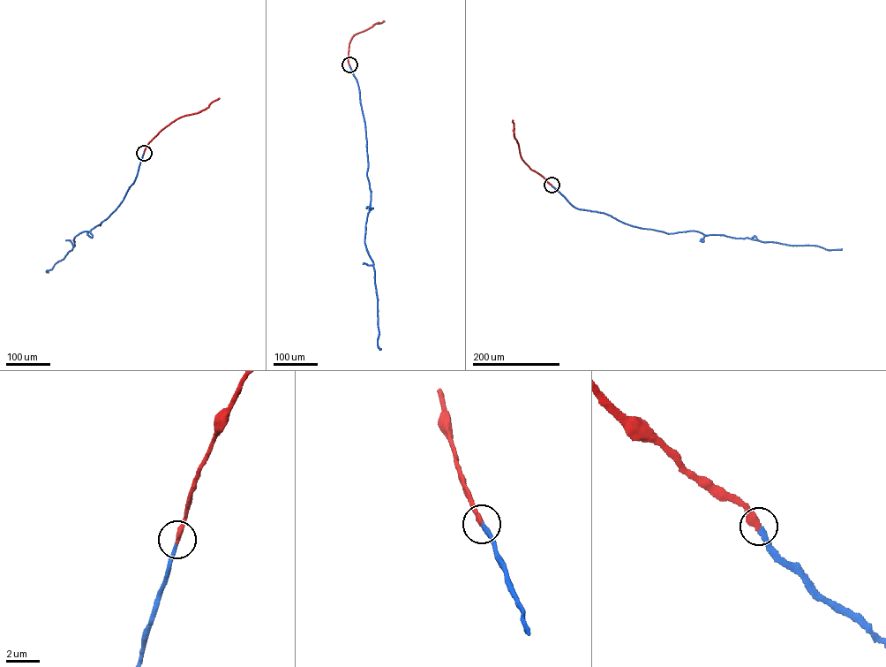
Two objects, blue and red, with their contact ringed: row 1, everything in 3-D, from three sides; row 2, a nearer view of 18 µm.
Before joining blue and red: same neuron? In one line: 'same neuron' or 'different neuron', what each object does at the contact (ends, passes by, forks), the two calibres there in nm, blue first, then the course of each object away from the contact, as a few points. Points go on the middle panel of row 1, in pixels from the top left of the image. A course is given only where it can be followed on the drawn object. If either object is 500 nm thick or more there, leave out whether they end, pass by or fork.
same neuron | blue ends | red ends | 240/400 nm | blue via (349, 64), (358, 85), (364, 123), (367, 176), (371, 193), (364, 242), (375, 272), (377, 344), (381, 349) | red via (349, 64), (348, 57), (352, 37), (384, 21)

